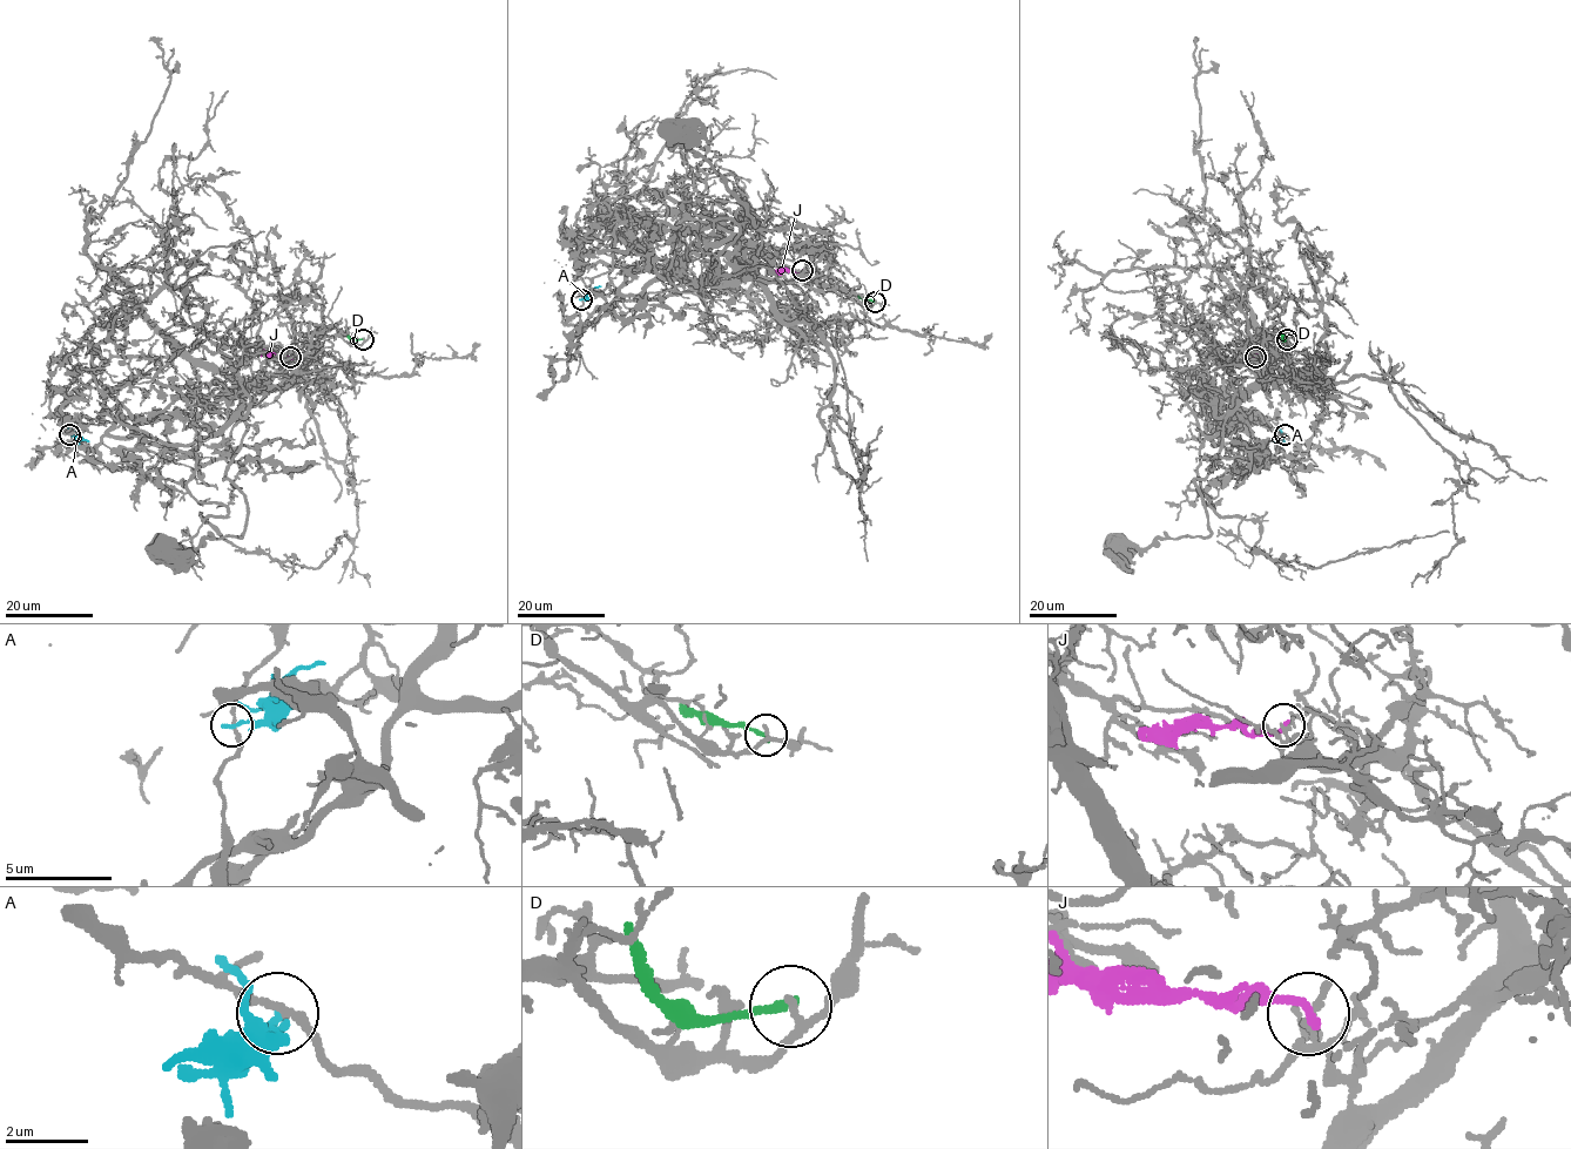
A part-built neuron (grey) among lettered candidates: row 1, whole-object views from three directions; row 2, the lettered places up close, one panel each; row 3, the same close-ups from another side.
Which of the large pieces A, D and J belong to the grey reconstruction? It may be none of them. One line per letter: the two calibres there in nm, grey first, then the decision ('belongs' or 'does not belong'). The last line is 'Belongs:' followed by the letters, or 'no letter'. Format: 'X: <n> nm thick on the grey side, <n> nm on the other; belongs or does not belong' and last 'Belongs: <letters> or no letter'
A: 180 nm thick on the grey side, 200 nm on the other; belongs
D: 170 nm thick on the grey side, 200 nm on the other; does not belong
J: 160 nm thick on the grey side, 200 nm on the other; does not belong
Belongs: A

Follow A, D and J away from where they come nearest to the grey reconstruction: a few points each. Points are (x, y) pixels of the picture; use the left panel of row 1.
A: (69, 433), (89, 441)
D: (364, 339), (352, 340), (346, 330)
J: (291, 358), (261, 357)

